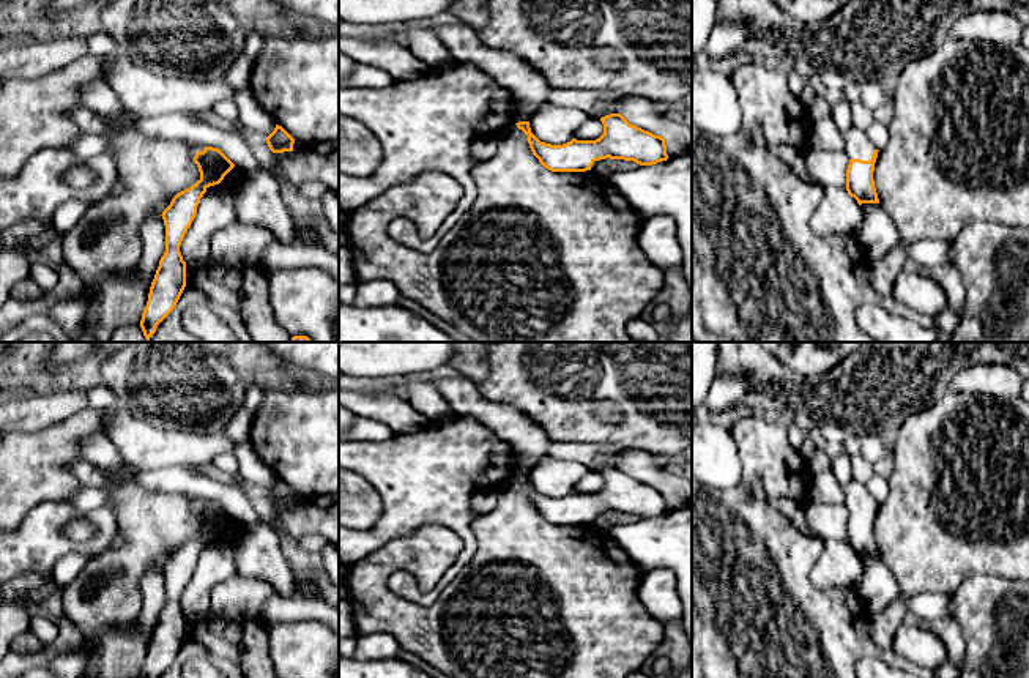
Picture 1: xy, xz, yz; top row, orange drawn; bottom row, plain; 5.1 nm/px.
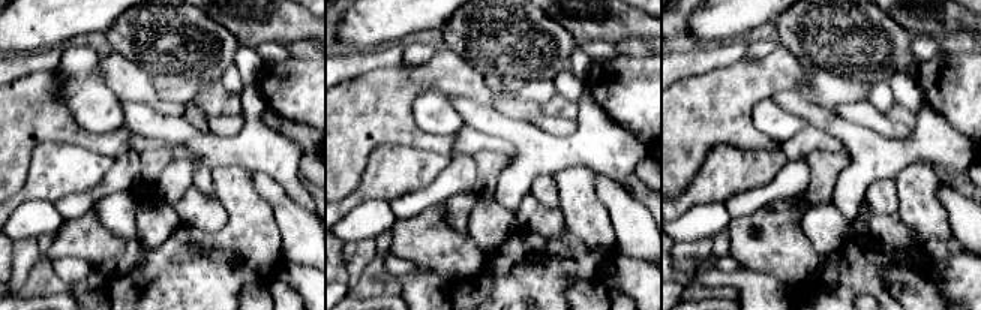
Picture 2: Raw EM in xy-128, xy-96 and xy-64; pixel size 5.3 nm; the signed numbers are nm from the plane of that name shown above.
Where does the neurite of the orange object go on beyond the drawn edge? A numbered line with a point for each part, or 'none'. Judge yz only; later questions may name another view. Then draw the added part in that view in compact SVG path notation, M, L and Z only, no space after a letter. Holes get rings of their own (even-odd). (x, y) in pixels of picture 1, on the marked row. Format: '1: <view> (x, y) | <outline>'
1: yz (858, 145) | M851 126L849 129L841 132L843 137L843 151L849 159L862 159L870 161L876 147L870 142L865 129L859 129L857 126Z

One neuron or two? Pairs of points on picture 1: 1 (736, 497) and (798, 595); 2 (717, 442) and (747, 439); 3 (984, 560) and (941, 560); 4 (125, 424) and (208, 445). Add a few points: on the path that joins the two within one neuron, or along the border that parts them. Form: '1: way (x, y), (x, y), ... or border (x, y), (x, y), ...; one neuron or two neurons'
1: way (747, 521), (793, 566), (793, 571); one neuron
2: border (730, 431), (741, 461), (742, 476); two neurons
3: way (973, 560), (952, 560); one neuron
4: way (145, 445), (188, 445); one neuron

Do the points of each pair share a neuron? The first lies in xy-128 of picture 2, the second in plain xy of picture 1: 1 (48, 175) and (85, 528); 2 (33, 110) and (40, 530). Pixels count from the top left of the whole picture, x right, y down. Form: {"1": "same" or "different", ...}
{"1": "different", "2": "different"}

